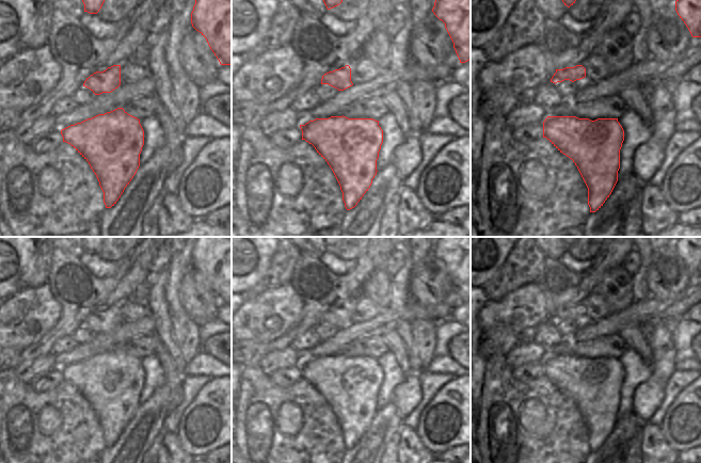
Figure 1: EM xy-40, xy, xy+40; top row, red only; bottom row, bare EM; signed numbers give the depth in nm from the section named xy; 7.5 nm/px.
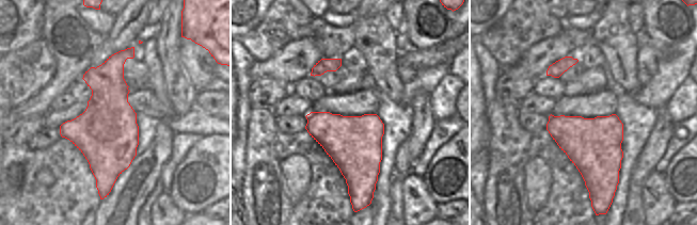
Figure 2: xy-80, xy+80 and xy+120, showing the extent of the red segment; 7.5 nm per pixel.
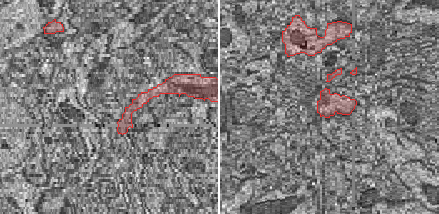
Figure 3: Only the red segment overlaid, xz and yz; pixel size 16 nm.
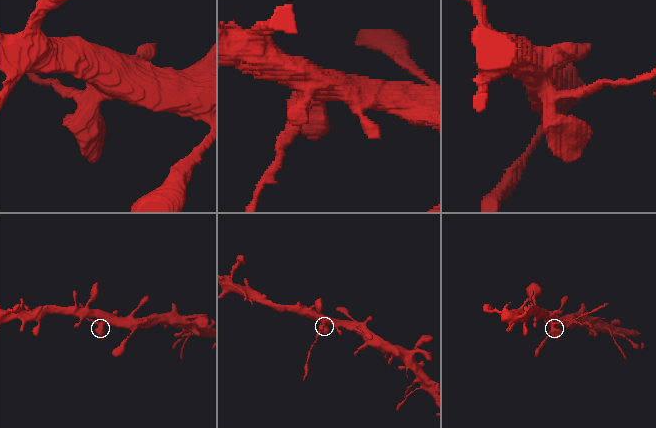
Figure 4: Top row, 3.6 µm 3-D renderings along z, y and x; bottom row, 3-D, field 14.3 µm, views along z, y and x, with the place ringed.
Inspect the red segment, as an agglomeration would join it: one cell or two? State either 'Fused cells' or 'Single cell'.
Fused cells.

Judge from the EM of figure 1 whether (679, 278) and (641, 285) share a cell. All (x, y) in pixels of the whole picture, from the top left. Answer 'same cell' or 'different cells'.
different cells

